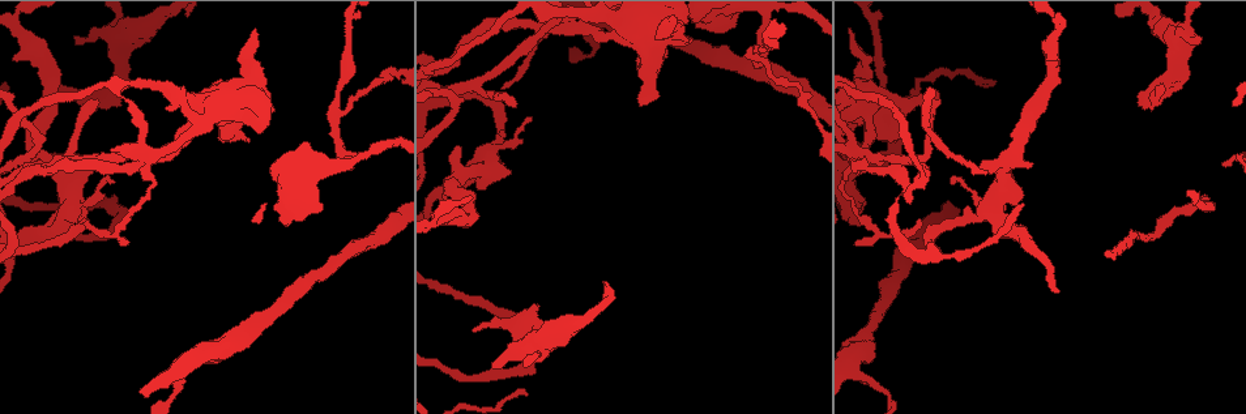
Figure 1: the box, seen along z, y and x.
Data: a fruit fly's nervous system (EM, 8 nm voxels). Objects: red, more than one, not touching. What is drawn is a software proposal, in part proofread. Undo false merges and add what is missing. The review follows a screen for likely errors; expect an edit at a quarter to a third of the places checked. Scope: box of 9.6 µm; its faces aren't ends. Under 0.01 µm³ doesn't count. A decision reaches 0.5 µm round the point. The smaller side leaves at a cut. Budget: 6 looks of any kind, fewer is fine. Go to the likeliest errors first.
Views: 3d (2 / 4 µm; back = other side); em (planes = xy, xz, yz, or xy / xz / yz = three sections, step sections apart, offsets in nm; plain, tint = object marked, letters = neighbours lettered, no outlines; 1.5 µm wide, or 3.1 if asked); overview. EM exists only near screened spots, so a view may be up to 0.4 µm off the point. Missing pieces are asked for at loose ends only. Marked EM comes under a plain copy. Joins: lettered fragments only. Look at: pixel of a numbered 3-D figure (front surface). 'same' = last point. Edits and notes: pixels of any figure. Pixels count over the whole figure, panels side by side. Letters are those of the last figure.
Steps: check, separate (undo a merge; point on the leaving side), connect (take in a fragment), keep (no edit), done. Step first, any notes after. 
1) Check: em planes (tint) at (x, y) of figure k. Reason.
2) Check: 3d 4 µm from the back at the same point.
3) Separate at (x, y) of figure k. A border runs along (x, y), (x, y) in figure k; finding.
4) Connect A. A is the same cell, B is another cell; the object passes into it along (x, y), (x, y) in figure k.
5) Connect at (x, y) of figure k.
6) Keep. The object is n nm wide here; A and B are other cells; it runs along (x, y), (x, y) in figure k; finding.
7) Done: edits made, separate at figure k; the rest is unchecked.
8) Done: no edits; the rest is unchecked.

Check: em planes (letters) at (476, 329) of figure 1. Branch stops here.

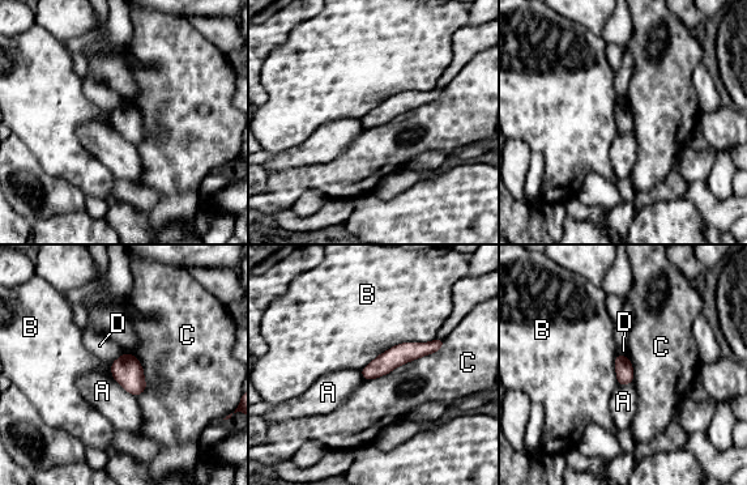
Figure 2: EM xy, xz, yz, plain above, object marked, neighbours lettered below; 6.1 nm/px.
Keep. The object is 110 nm wide here; the longest contact is with C, 550 nm; A, B, C and D are other cells; no lettered fragment goes on from it.

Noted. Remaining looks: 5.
Check: 3d 4 µm at (938, 101) of figure 1. Thin end.

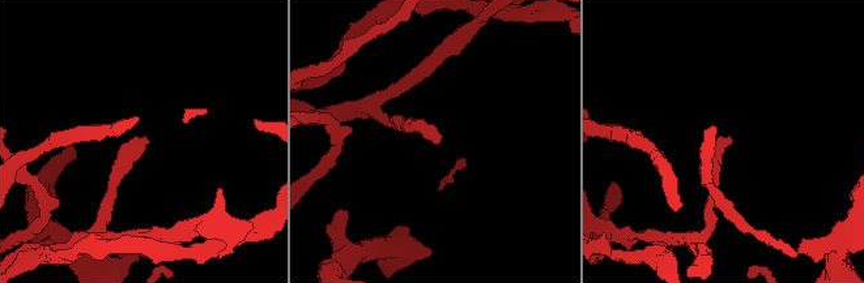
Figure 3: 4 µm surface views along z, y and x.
Check: em planes (letters) at (146, 138) of figure 3.

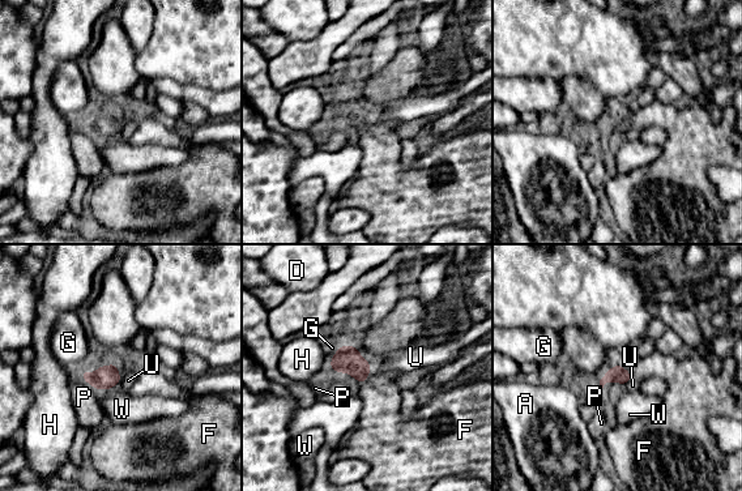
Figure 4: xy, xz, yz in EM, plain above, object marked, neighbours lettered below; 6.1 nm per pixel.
Connect F. The object is 100 nm wide here; F is the same cell, A, D, G, H, P, U and W are other cells; the object passes into it along (348, 359), (363, 381), (380, 418) in figure 4; it goes on there.

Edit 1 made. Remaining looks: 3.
Check: overview.

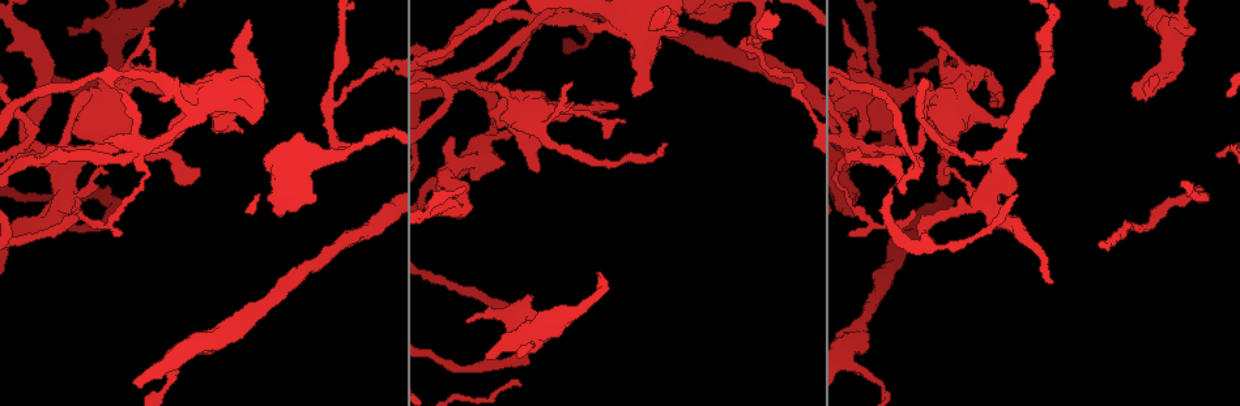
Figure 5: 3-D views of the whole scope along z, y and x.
Check: em xz step 4 (letters) at (152, 28) of figure 5. An open end.

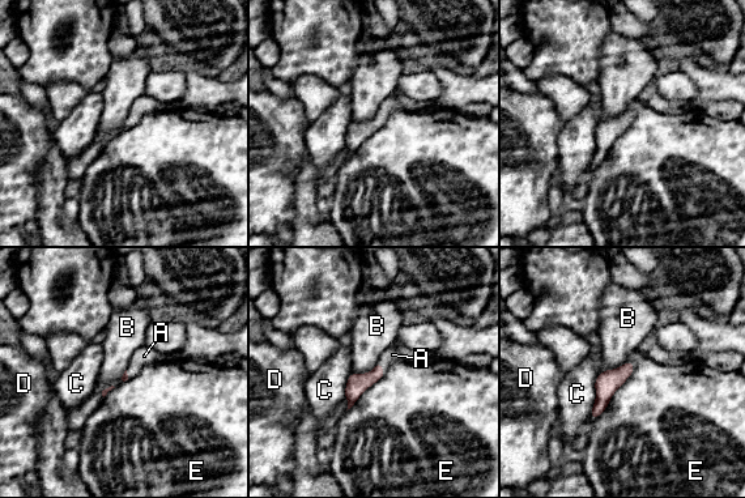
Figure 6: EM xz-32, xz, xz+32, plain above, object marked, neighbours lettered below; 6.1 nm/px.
Connect A. The longest contact is with E, 460 nm; A is the same cell, B, C, D and E are other cells; the object passes into it along (357, 383), (382, 366), (392, 354) in figure 6; the neuron continues.

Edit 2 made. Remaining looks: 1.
Done: edits made, connect at figure 4, connect at figure 6; the rest is unchecked.

